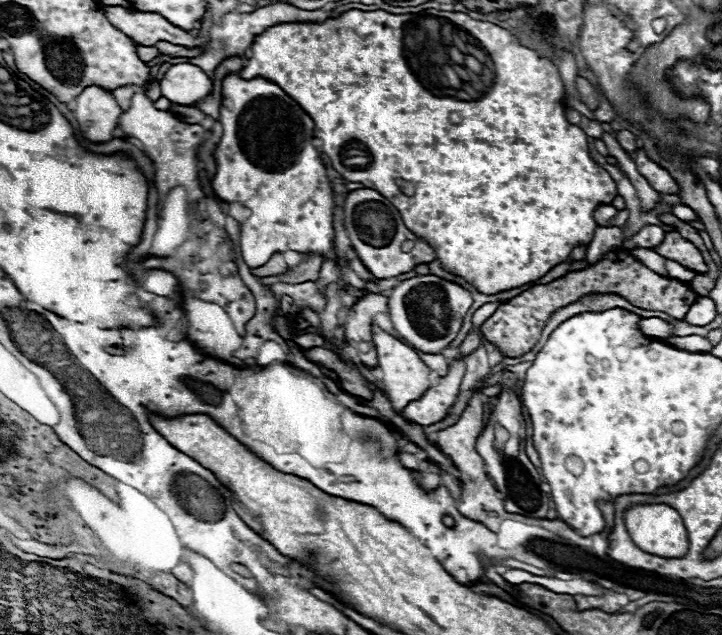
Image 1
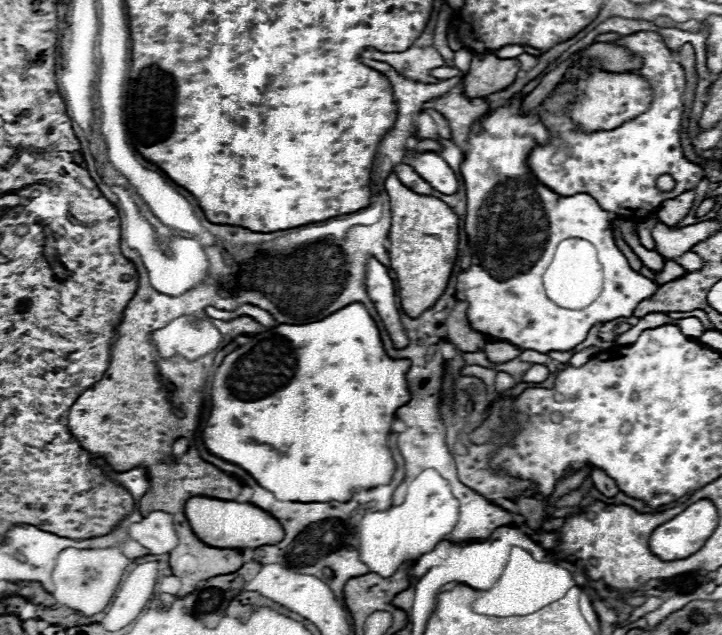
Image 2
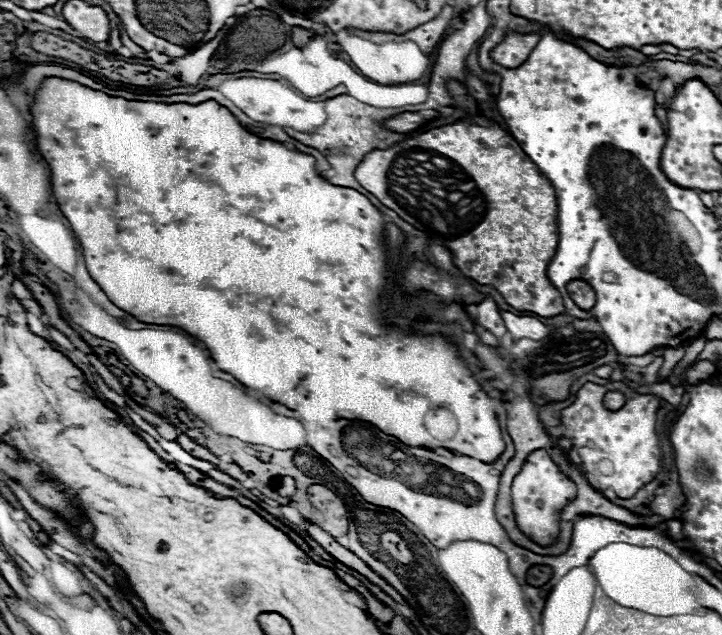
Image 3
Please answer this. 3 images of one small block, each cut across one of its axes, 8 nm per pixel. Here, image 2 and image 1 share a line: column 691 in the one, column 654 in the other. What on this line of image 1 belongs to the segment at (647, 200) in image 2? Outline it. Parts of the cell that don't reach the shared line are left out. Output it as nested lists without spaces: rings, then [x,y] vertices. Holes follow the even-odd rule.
[[[638,150],[638,152],[636,152],[634,162],[636,162],[638,172],[648,180],[648,184],[650,184],[656,192],[662,192],[662,194],[678,194],[678,192],[680,192],[678,182],[668,174],[668,170],[664,170],[664,168],[658,166],[656,162],[652,162],[652,160],[646,156],[644,150]]]

